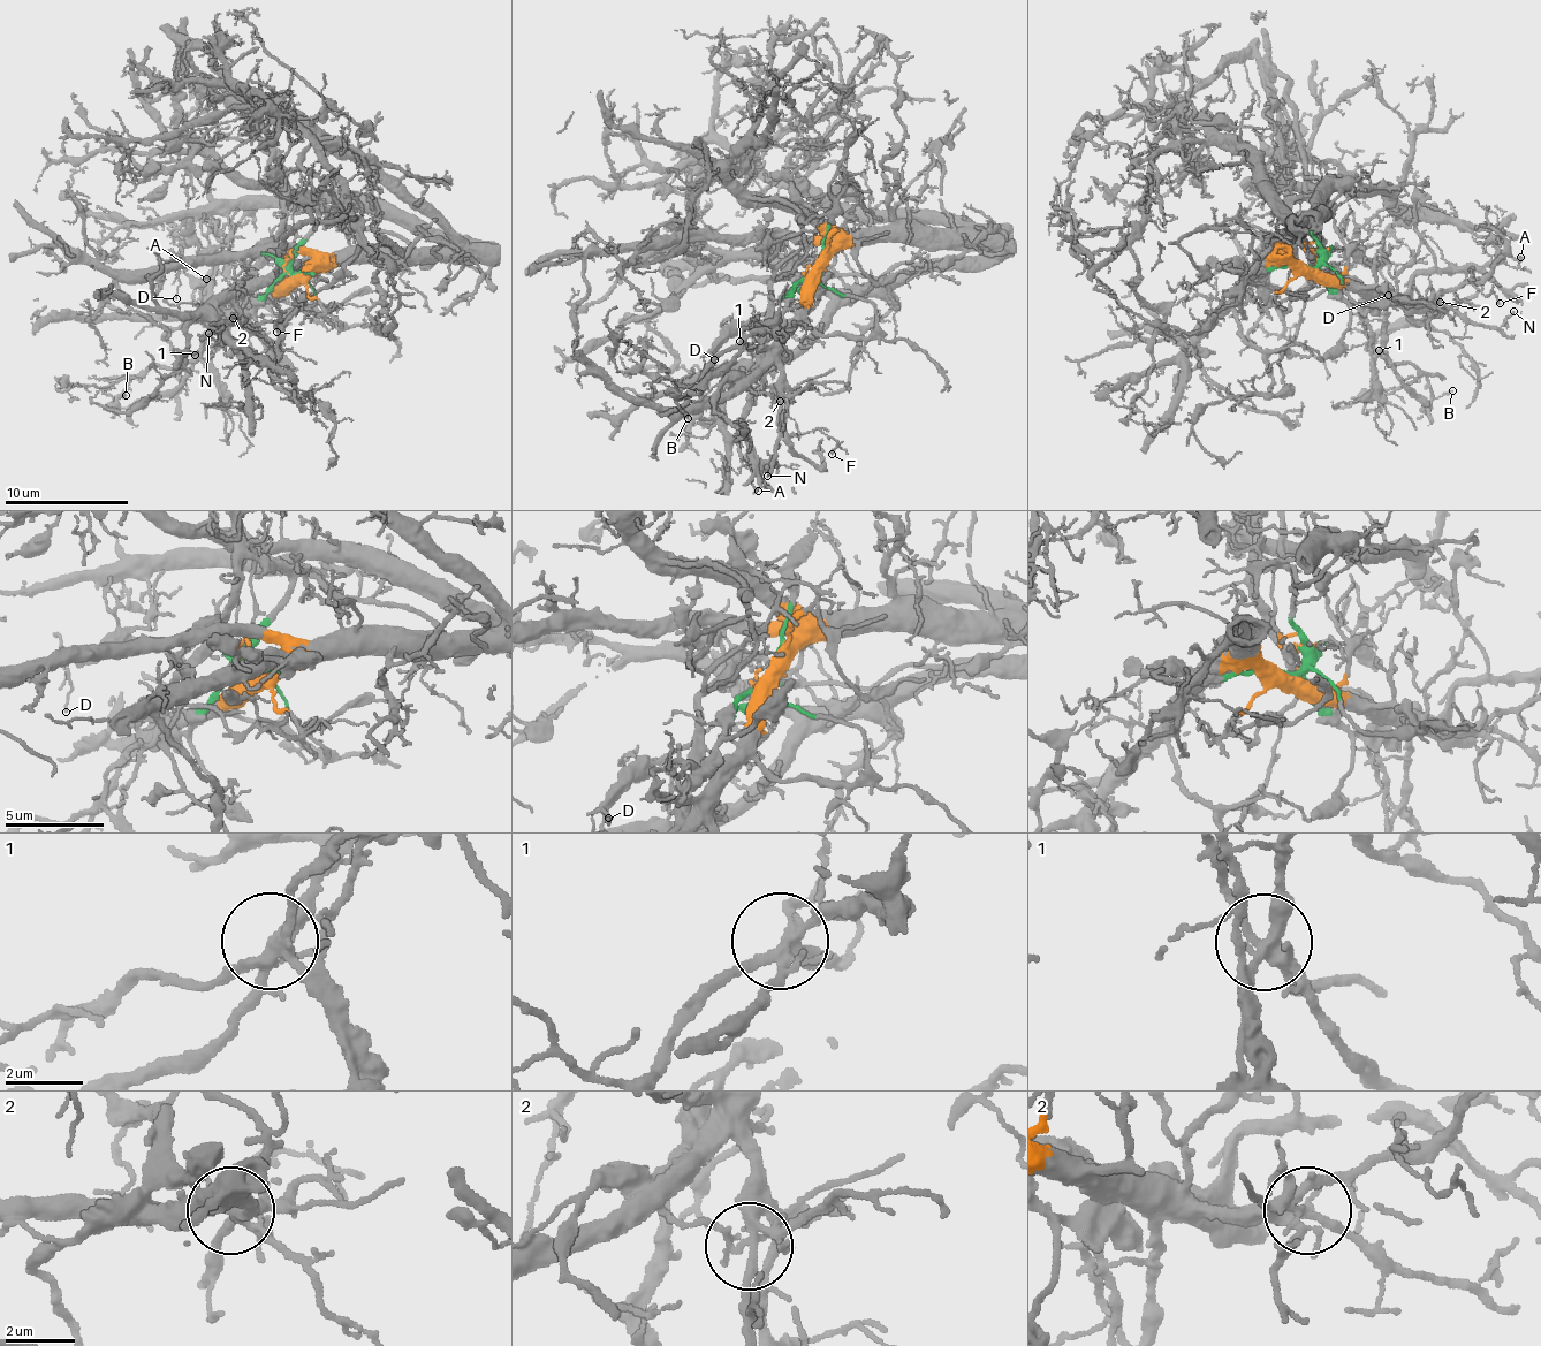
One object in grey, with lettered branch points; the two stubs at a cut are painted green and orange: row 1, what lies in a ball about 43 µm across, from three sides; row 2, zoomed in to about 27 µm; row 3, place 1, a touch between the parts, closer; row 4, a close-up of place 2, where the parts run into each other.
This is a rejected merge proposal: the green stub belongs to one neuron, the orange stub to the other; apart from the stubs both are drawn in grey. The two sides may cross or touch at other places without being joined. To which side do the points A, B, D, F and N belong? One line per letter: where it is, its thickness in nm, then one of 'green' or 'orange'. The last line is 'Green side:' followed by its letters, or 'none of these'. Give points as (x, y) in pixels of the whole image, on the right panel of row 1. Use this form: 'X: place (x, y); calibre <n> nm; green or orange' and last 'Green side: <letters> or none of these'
A: place (1520, 257); calibre 100 nm; green
B: place (1452, 390); calibre 110 nm; green
D: place (1388, 295); calibre 100 nm; green
F: place (1500, 303); calibre 130 nm; orange
N: place (1513, 311); calibre 110 nm; orange
Green side: A, B, D

